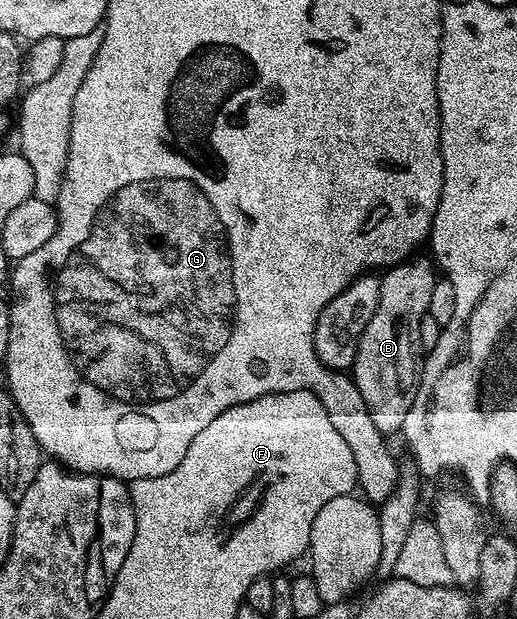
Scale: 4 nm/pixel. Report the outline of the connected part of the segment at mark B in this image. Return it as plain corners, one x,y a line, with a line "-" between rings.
412,256
398,266
392,266
386,271
387,275
379,278
379,307
369,320
365,332
359,341
353,377
361,396
365,396
368,412
373,416
373,424
385,436
402,431
405,416
409,408
413,408
413,400
419,391
419,375
421,373
421,347
419,343
419,329
422,318
427,316
429,300
433,296
433,288
437,281
437,270
432,259

